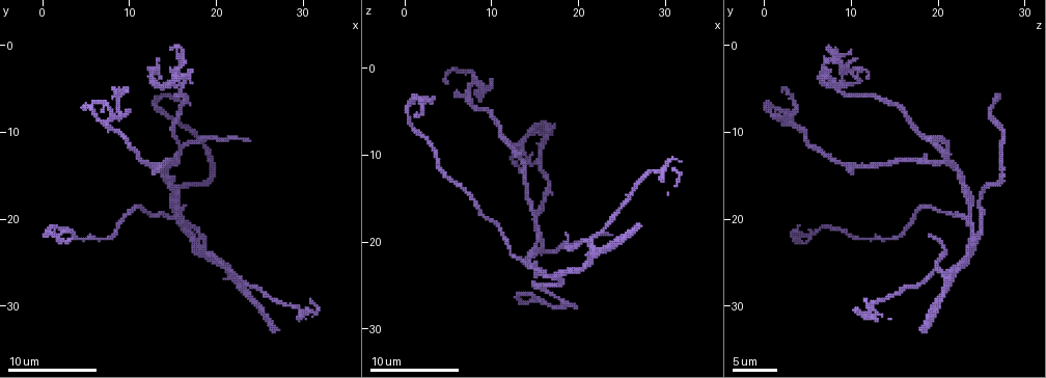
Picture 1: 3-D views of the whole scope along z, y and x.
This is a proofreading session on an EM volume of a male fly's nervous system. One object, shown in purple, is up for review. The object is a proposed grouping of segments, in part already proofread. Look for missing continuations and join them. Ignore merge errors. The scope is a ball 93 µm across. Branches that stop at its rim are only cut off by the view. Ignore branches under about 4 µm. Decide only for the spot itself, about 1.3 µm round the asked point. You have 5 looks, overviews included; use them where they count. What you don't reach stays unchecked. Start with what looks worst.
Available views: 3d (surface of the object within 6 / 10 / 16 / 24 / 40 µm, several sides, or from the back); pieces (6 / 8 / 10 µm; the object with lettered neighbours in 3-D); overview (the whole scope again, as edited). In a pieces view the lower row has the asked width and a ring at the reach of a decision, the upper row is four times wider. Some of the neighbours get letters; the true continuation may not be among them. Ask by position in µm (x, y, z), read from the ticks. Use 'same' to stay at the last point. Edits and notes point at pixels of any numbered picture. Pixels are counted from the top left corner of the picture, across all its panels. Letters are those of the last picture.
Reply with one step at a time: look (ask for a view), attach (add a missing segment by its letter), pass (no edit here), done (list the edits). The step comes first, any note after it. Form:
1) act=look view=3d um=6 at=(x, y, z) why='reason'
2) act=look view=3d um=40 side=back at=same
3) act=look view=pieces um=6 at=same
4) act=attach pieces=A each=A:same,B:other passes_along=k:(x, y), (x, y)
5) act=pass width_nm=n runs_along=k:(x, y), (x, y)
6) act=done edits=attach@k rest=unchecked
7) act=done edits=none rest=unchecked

act=look view=3d um=6 at=(15.8, 6.2, 26.4) why='an open end'

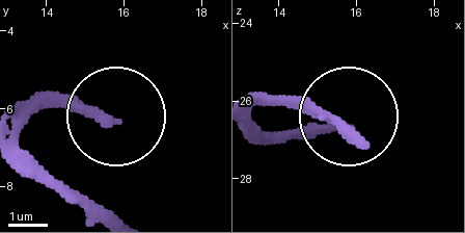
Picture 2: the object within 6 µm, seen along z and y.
act=look view=pieces um=8 at=same

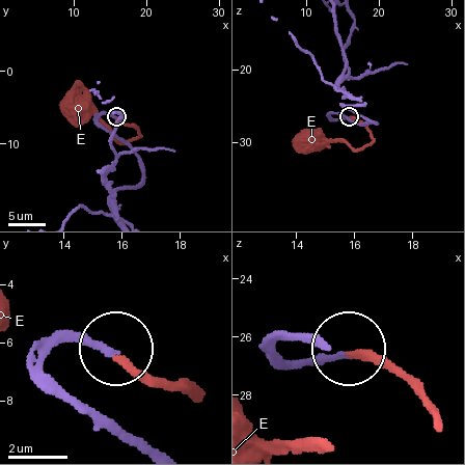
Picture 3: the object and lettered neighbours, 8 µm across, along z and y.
act=attach pieces=E width_nm=190 each=E:same found='the neuron continues'

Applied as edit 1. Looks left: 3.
act=look view=overview why='redraw'

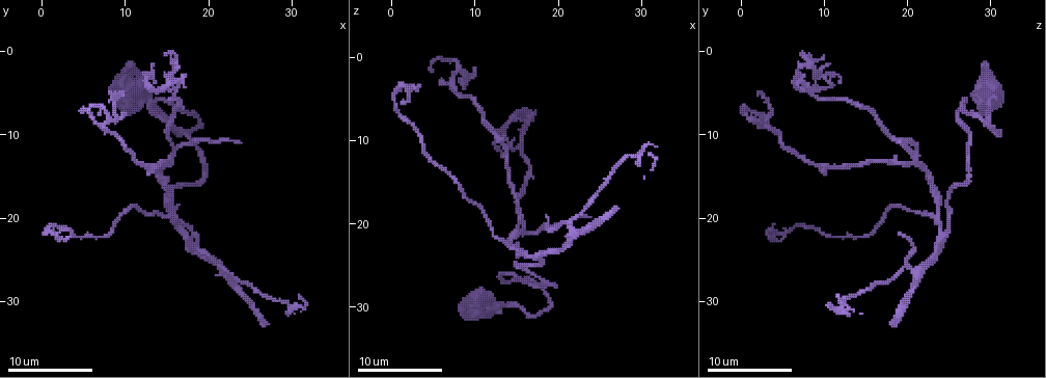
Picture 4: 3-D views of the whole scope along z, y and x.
act=look view=3d um=10 at=(18.8, 21.8, 19.2) why='thin end'

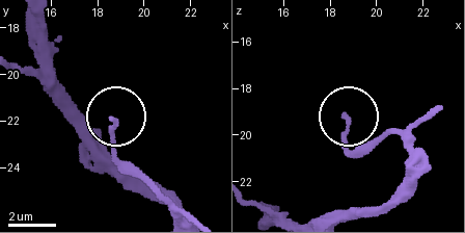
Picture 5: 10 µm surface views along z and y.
act=look view=pieces um=8 at=(18.6, 21.9, 19.2) why='see the neighbours'

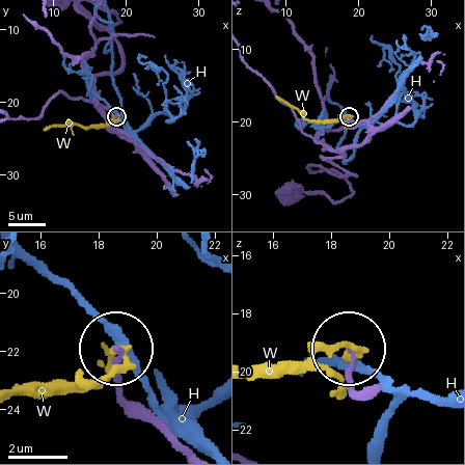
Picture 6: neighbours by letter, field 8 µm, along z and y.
act=pass each=H:other,W:other runs_along=6:(362, 390), (355, 393), (350, 351) found='no lettered segment goes on from it'

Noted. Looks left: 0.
act=done edits=attach@3 rest=unchecked

